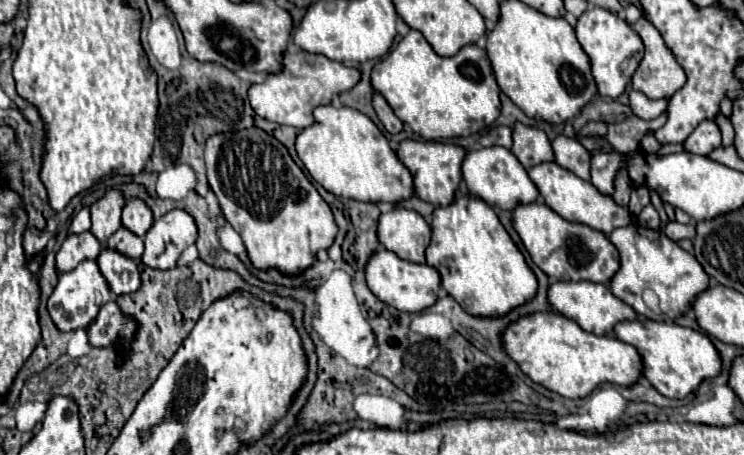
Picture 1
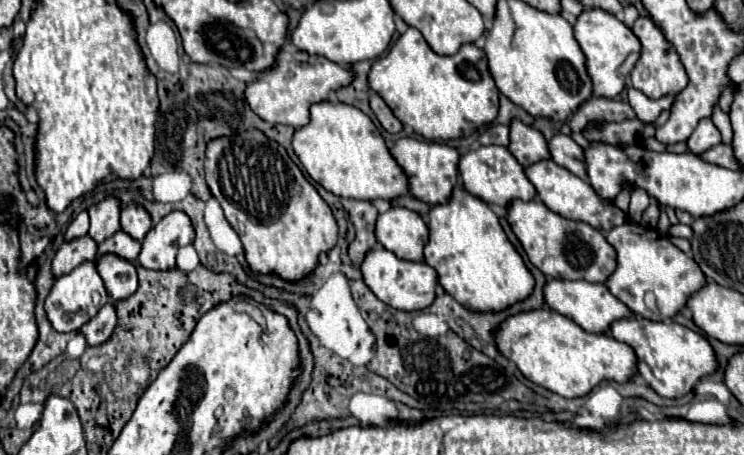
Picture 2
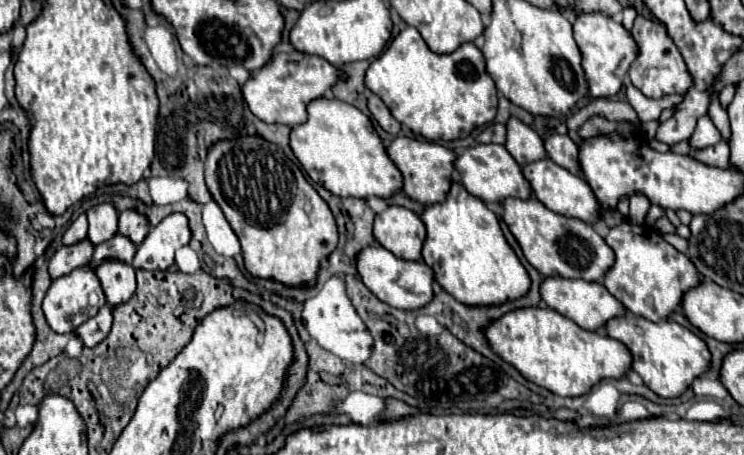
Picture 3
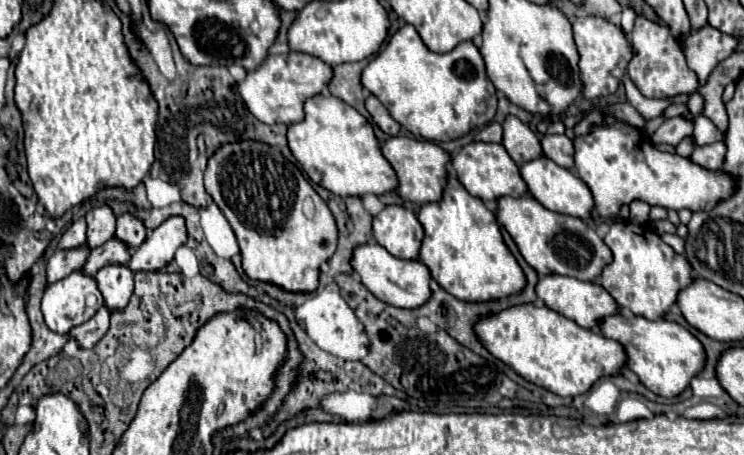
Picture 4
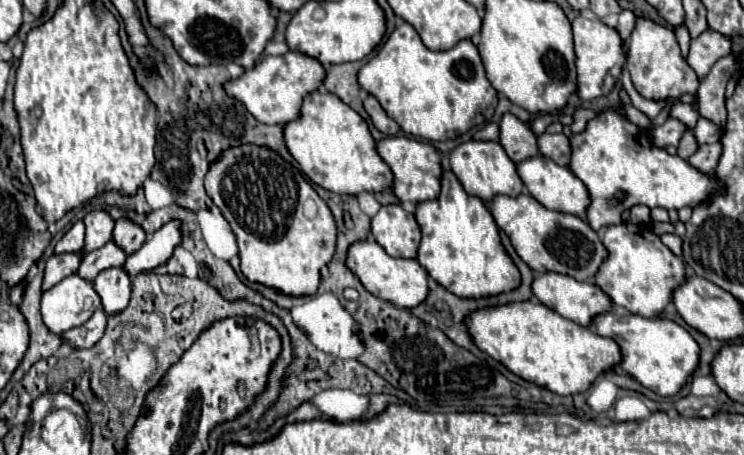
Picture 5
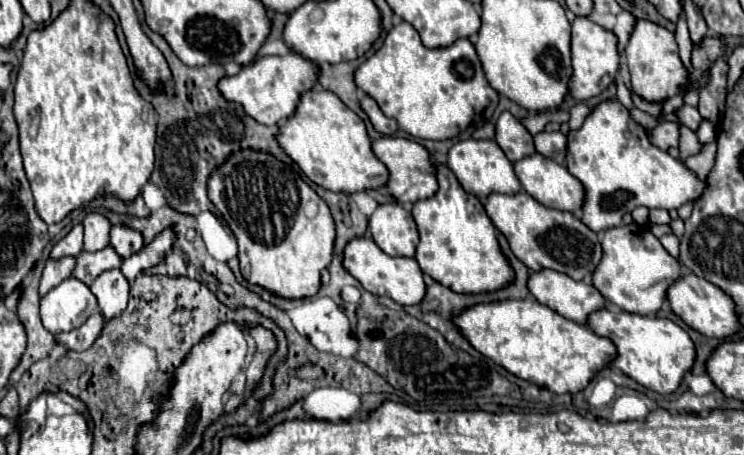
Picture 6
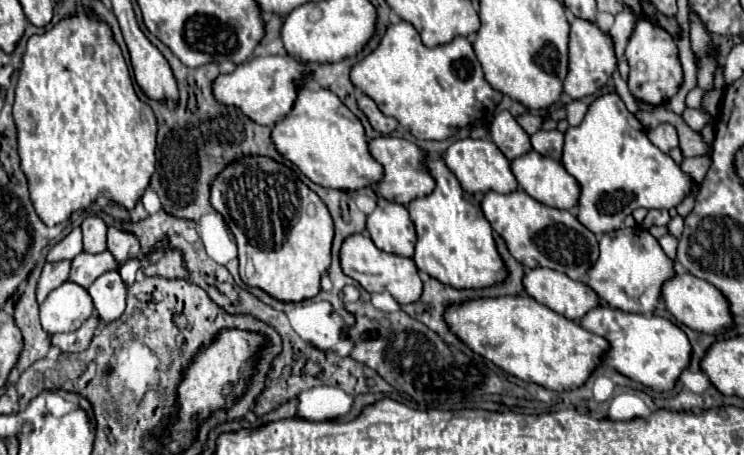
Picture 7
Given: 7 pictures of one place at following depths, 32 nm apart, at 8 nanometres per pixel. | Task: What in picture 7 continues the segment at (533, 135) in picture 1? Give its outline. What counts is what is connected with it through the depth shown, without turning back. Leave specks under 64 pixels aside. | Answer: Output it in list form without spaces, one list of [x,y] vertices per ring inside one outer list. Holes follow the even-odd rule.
[[[500,112],[490,120],[490,140],[500,148],[500,152],[508,158],[514,160],[528,150],[532,150],[528,134],[520,128],[520,124],[514,120],[510,112]]]

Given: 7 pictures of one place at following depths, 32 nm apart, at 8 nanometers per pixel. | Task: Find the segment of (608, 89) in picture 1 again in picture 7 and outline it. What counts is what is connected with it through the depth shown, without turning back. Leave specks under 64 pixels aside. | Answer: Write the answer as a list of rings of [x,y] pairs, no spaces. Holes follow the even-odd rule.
[[[576,18],[570,24],[568,74],[566,74],[566,78],[562,82],[564,94],[568,94],[574,100],[592,96],[594,92],[598,92],[606,84],[606,80],[612,76],[614,68],[616,68],[616,58],[614,58],[614,52],[612,52],[612,40],[608,40],[608,36],[602,34],[598,26]]]

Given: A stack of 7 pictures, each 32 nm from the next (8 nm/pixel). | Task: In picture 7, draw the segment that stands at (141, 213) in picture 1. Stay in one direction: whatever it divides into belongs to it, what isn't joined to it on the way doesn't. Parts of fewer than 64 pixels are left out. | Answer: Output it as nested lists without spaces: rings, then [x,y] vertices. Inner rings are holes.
[[[116,228],[108,230],[108,252],[114,256],[118,268],[128,262],[130,258],[140,258],[140,242],[136,240],[136,236],[120,232]]]

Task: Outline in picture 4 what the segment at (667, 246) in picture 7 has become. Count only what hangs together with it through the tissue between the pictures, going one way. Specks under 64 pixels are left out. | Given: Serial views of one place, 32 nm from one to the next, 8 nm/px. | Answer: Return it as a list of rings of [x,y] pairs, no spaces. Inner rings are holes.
[[[662,234],[662,240],[676,252],[676,254],[684,254],[684,240],[676,234]]]

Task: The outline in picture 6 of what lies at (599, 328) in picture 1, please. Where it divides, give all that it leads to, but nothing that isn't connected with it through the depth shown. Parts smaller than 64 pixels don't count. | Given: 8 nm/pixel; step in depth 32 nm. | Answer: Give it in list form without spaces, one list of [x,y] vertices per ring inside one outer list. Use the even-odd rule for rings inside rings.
[[[538,270],[528,276],[530,294],[568,320],[584,324],[590,312],[604,306],[604,298],[588,282],[576,282],[556,270]]]

